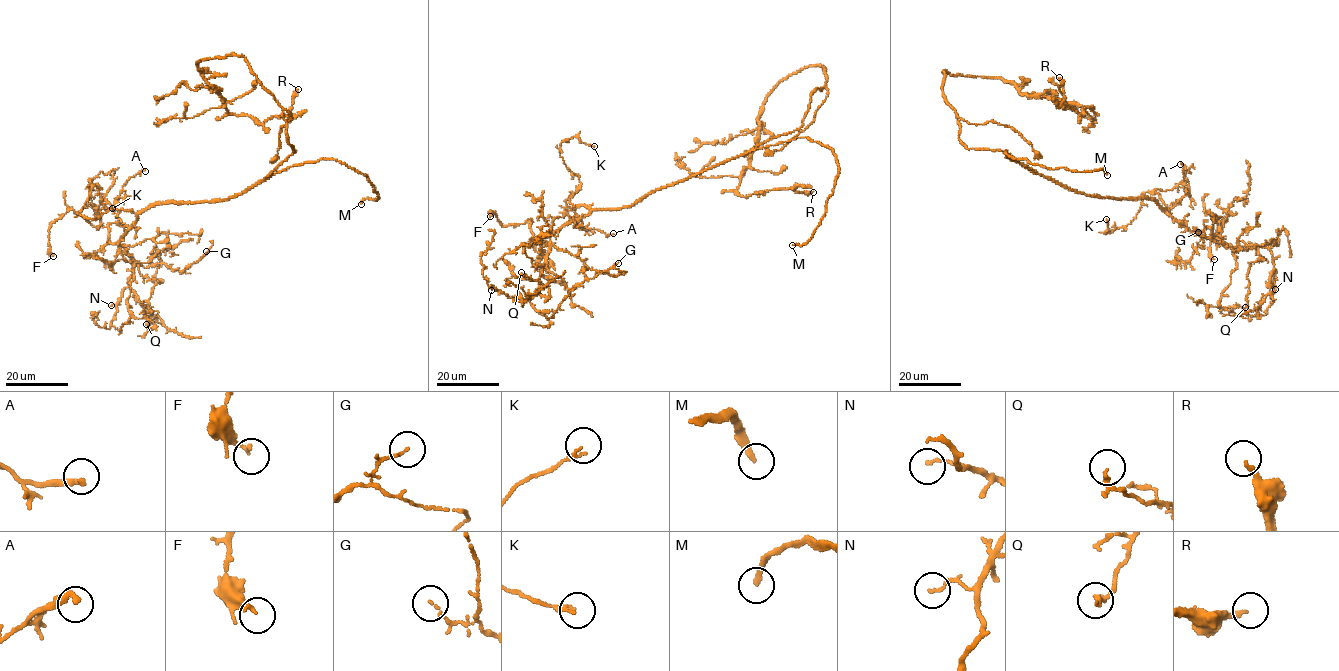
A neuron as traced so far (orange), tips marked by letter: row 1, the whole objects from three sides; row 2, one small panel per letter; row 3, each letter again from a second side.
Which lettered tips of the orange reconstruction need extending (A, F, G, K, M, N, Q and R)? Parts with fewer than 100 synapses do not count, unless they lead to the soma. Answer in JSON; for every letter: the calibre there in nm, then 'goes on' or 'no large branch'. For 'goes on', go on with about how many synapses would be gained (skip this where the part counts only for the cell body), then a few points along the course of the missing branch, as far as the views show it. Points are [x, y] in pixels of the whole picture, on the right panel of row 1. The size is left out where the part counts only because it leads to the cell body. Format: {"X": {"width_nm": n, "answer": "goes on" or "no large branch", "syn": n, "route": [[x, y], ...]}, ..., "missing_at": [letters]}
{"A": {"width_nm": 260, "answer": "no large branch"}, "F": {"width_nm": 150, "answer": "no large branch"}, "G": {"width_nm": 110, "answer": "no large branch"}, "K": {"width_nm": 140, "answer": "no large branch"}, "M": {"width_nm": 220, "answer": "goes on", "route": [[1107, 175], [1138, 196], [1169, 206], [1188, 199], [1205, 185], [1221, 154]]}, "N": {"width_nm": 110, "answer": "no large branch"}, "Q": {"width_nm": 120, "answer": "no large branch"}, "R": {"width_nm": 200, "answer": "no large branch"}, "missing_at": ["M"]}

